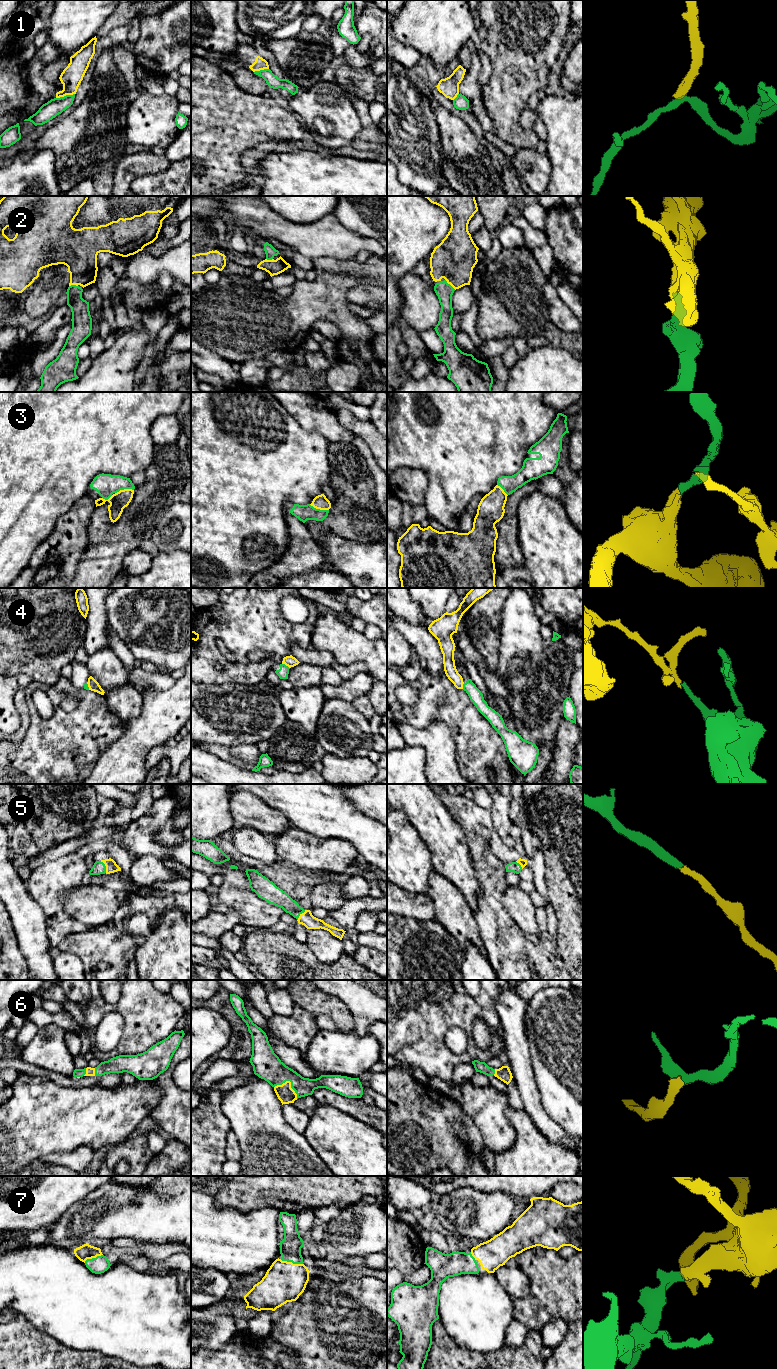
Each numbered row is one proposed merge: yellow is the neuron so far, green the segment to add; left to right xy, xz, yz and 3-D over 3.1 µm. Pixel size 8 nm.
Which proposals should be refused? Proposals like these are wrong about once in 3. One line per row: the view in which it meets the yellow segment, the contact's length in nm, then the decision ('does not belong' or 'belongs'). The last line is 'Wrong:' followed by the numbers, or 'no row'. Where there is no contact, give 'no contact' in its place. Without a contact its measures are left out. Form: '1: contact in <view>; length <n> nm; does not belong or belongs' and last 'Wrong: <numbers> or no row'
1: contact in xy; length 160 nm; does not belong
2: contact in yz; length 120 nm; belongs
3: contact in xz; length 170 nm; belongs
4: contact in xz; length 80 nm; does not belong
5: contact in xy; length 110 nm; belongs
6: contact in xz; length 220 nm; belongs
7: contact in xz; length 190 nm; belongs
Wrong: 1, 4

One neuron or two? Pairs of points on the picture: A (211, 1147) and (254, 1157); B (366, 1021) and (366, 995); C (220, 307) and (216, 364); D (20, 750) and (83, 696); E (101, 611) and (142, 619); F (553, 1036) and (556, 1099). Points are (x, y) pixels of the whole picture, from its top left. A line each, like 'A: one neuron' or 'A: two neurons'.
A: two neurons
B: one neuron
C: two neurons
D: one neuron
E: two neurons
F: one neuron

